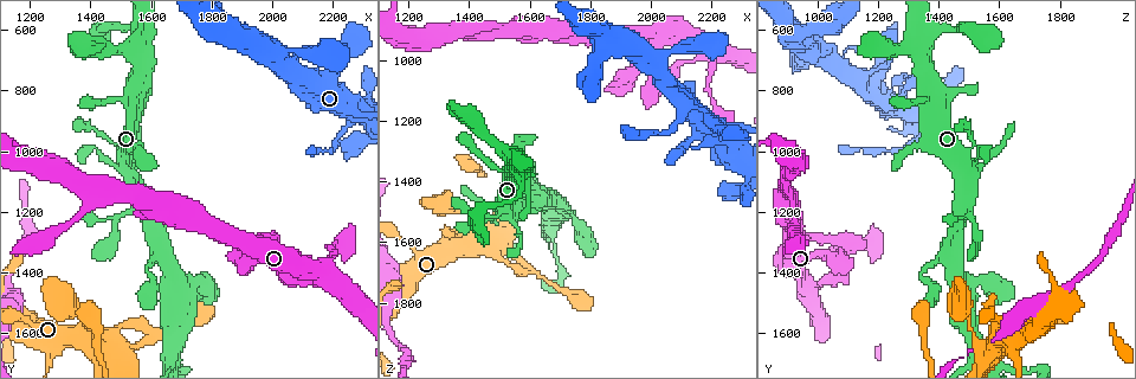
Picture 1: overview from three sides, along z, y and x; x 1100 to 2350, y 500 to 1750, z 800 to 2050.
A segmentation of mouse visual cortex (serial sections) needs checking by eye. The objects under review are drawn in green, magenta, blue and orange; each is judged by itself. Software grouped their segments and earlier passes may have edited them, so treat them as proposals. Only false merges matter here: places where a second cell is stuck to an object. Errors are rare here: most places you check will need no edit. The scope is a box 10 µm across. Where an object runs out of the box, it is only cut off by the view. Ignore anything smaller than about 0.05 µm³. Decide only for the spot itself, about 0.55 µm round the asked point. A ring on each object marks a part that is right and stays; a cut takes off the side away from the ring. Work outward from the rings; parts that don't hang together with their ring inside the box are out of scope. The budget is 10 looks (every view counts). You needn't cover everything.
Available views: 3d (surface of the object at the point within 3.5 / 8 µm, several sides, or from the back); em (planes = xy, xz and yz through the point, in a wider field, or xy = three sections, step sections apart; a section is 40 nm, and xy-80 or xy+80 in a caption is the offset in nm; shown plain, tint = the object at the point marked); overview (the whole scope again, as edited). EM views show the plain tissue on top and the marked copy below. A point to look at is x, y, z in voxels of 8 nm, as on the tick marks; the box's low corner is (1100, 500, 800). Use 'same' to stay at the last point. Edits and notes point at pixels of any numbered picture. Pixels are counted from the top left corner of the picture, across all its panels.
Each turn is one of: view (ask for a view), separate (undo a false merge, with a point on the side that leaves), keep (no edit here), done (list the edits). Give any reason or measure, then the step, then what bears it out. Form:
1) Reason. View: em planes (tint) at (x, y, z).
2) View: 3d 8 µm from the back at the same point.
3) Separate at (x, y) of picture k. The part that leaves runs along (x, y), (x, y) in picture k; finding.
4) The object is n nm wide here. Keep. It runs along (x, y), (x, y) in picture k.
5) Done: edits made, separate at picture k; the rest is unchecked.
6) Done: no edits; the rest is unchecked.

Three-way junction. View: 3d 3.5 µm at (1490, 1140, 890).

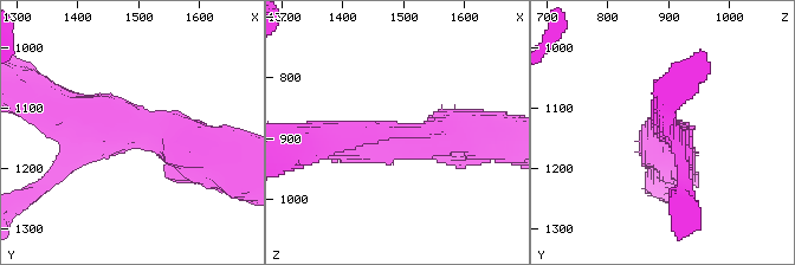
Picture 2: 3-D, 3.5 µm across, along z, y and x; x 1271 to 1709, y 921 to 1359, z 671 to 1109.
Need the tissue. View: em xy step 5 (tint) at (1505, 1130, 895).

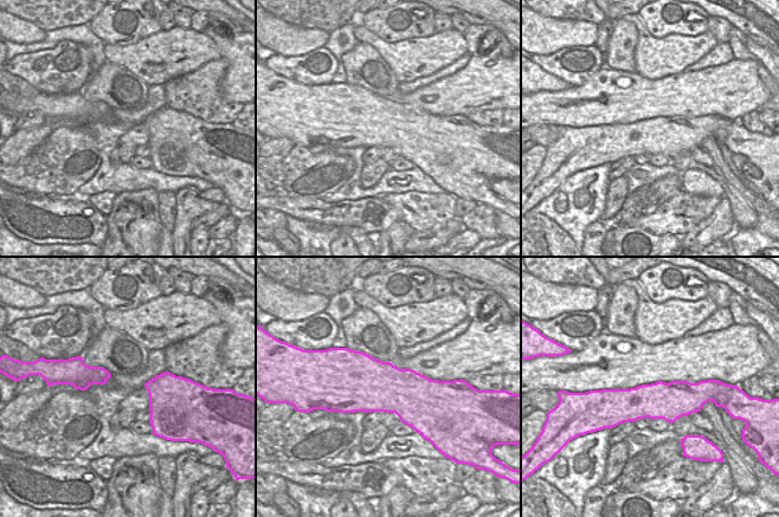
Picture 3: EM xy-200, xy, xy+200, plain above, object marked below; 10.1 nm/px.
View: em xy step 1 (tint) at the same point.

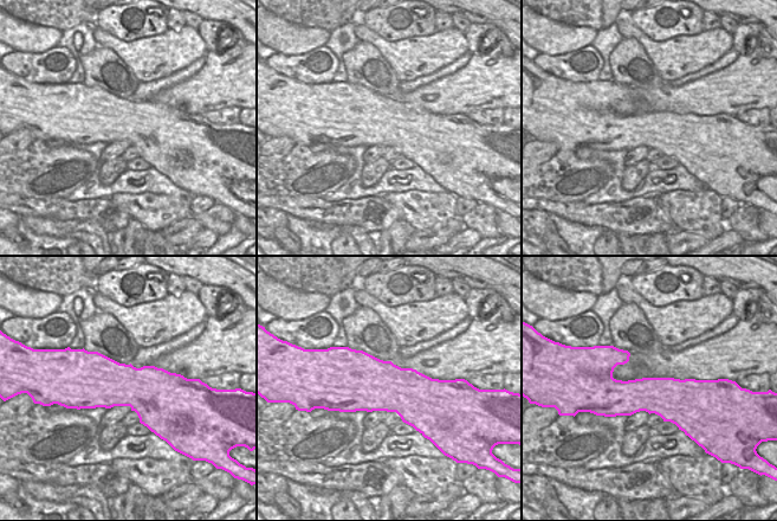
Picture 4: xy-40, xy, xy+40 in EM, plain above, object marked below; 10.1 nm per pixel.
3 arms meet here. Keep. It runs along (211, 146), (62, 110) in picture 2; continuous, no second cell.

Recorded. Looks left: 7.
Small branch off a trunk. View: 3d 3.5 µm at (1520, 1060, 1510).

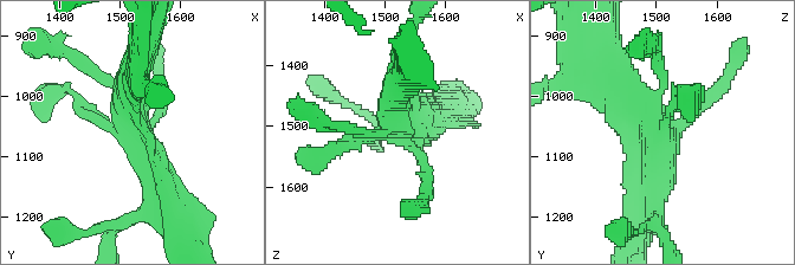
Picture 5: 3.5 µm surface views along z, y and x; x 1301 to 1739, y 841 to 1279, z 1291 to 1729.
Shape alone is not enough. View: em xy step 5 (tint) at (1530, 1070, 1505).

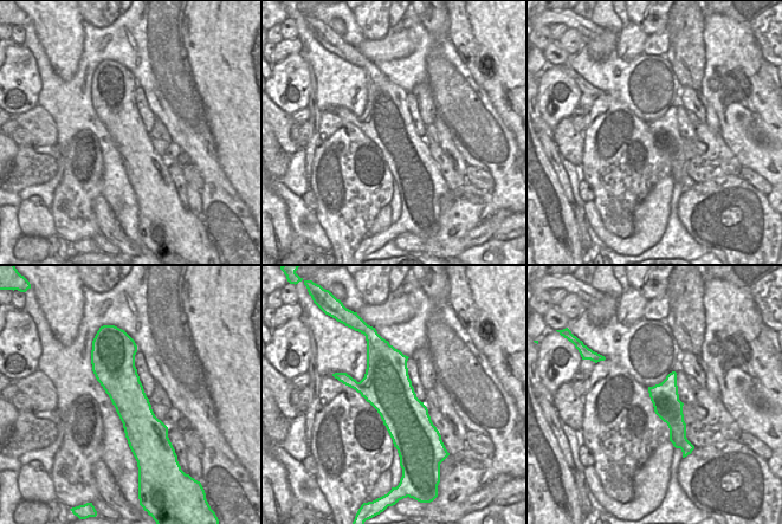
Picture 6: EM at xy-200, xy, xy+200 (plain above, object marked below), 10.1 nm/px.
The object is 500 nm wide here. Keep. It runs along (134, 75), (127, 115), (167, 205) in picture 5; one cell here.

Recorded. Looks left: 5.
Thick turns thin. View: 3d 3.5 µm at (1590, 1410, 1350).

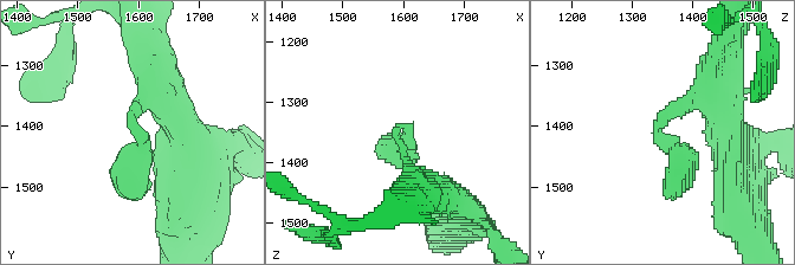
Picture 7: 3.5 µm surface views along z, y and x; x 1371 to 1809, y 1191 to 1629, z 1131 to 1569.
The arms are 250, 350 nm wide. View: em xy step 2 (tint) at (1600, 1405, 1340).

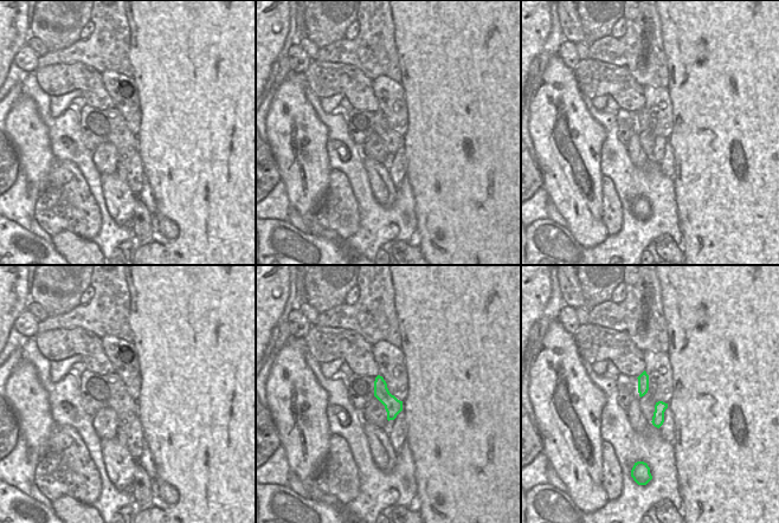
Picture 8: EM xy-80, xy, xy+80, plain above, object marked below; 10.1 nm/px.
Keep. All the same cell.

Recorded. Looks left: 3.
Arms run side by side. View: 3d 3.5 µm at (1450, 1650, 1560).

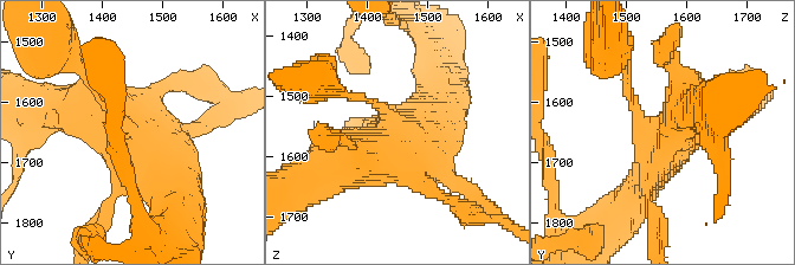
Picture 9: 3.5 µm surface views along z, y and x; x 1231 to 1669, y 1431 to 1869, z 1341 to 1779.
Need the tissue. View: em planes (tint) at (1445, 1650, 1555).

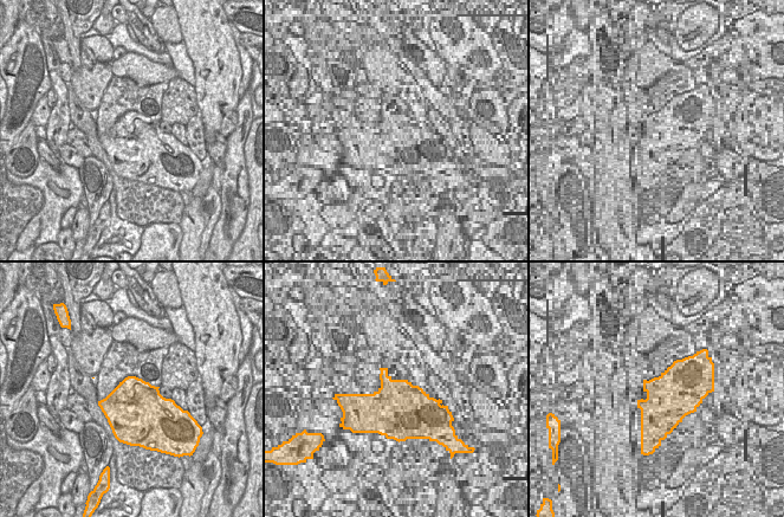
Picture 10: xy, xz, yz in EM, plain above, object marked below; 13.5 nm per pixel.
The object is 800 nm wide here. Keep. It runs along (57, 110), (198, 128) in picture 9; continuous, no second cell.

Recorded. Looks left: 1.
Done: no edits; the rest is unchecked.

